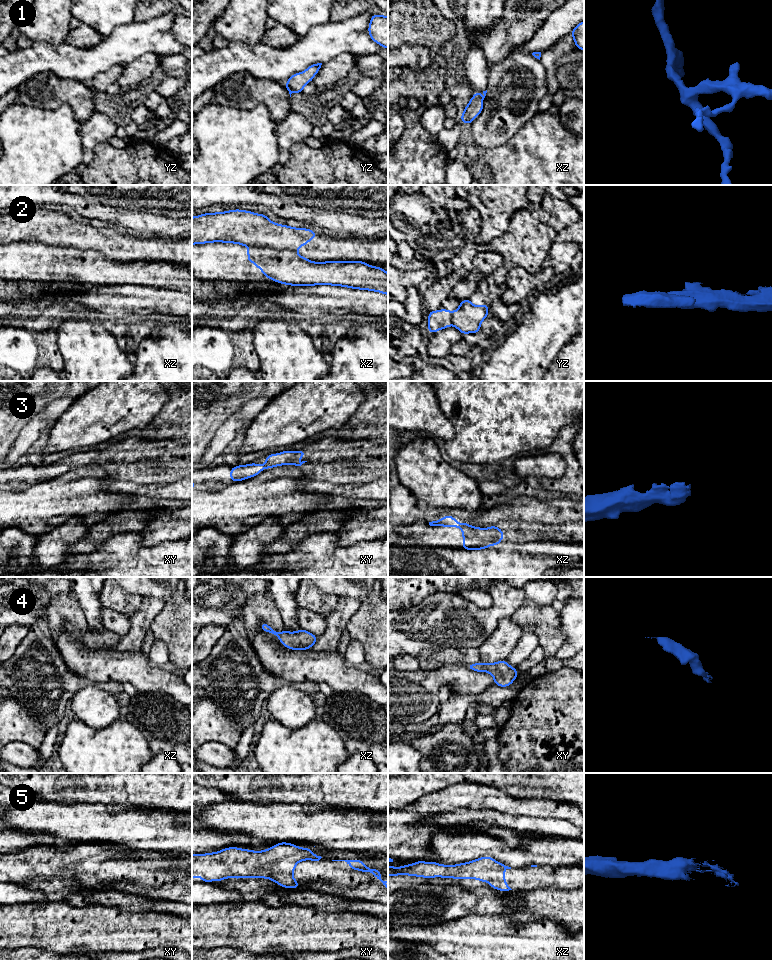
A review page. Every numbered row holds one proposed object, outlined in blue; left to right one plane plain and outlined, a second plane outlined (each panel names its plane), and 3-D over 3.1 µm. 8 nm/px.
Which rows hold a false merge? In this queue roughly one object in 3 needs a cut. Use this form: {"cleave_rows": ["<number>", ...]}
{"cleave_rows": ["2"]}

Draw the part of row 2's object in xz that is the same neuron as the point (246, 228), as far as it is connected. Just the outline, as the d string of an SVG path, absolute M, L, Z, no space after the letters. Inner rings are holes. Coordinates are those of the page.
M230 210L218 213L206 213L192 217L192 245L208 242L236 243L249 247L268 247L296 251L316 237L311 229L293 228L271 222L266 215L251 211Z

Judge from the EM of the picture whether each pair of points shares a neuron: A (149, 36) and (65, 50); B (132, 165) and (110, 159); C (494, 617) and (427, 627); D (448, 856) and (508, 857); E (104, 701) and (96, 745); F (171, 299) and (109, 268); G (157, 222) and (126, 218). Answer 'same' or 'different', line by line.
A: same
B: same
C: same
D: same
E: different
F: different
G: same

